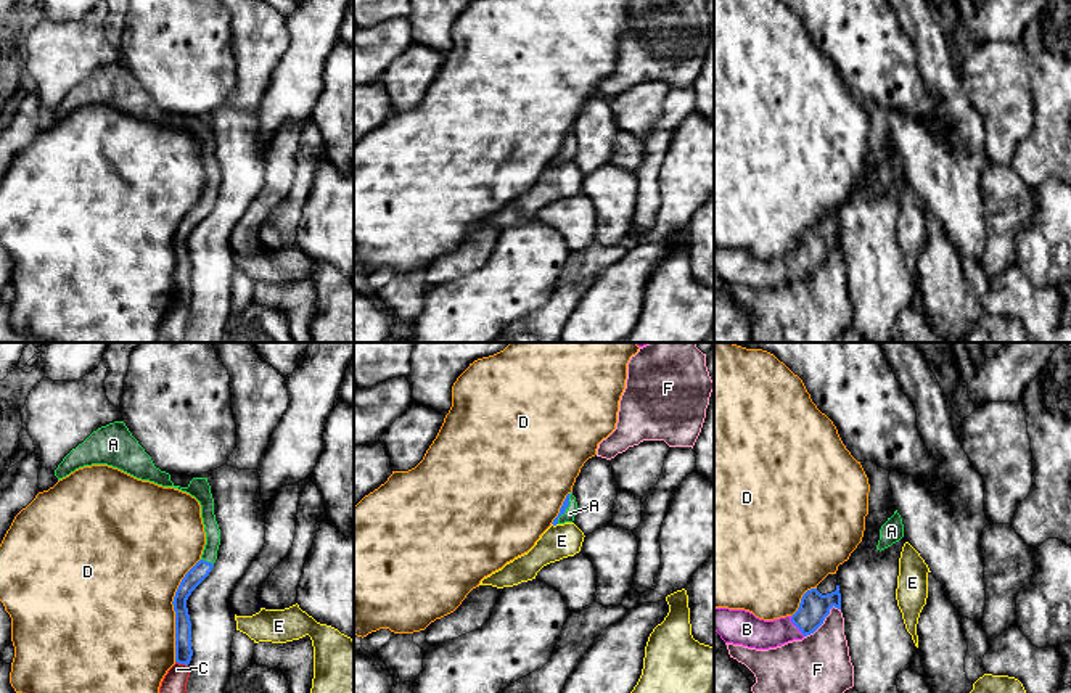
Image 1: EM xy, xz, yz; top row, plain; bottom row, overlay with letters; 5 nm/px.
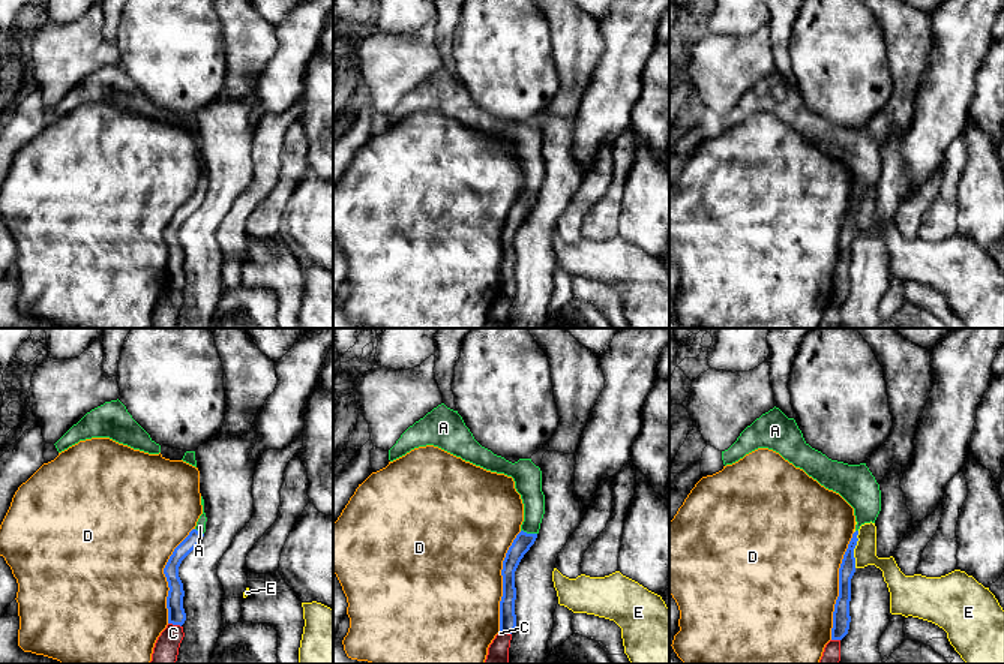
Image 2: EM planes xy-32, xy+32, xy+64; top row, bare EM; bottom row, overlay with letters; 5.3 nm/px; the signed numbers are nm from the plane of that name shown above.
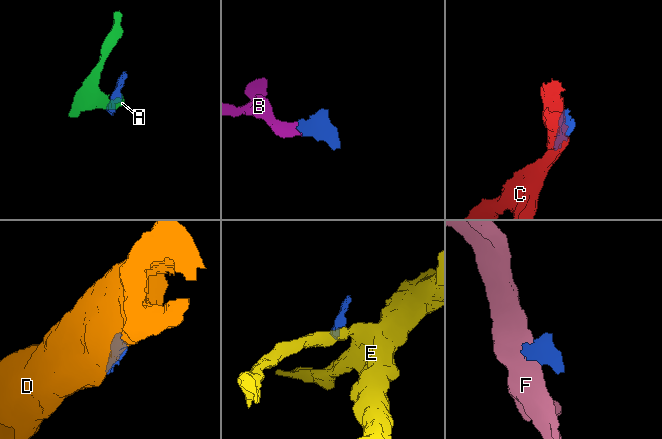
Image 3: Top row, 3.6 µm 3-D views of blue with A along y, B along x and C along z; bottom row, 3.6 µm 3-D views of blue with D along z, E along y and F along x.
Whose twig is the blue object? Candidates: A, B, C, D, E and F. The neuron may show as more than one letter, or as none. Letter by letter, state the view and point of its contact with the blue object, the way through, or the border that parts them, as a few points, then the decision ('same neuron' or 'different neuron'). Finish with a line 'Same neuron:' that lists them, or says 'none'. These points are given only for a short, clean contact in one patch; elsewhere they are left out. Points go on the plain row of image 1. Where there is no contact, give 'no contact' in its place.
A: contact xz (566, 147); way xz (565, 145), (566, 147), (570, 153); same neuron
B: contact yz (795, 264); way yz (814, 246), (795, 264), (788, 269), (745, 269); same neuron
C: contact xy (182, 303); different neuron
D: contact xy (174, 250); different neuron
E: contact xz (555, 164); border xz (552, 163), (557, 164); different neuron
F: contact yz (824, 259); border yz (840, 248), (833, 246), (825, 259), (804, 277); different neuron
Same neuron: A, B

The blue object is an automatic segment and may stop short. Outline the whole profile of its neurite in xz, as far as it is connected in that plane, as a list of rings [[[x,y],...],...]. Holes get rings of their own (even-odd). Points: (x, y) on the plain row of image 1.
[[[571,132],[571,133],[566,135],[566,138],[564,138],[561,148],[560,148],[558,156],[553,159],[552,164],[556,166],[556,164],[564,164],[564,162],[572,162],[576,151],[577,151],[577,141],[576,141],[576,137]]]

